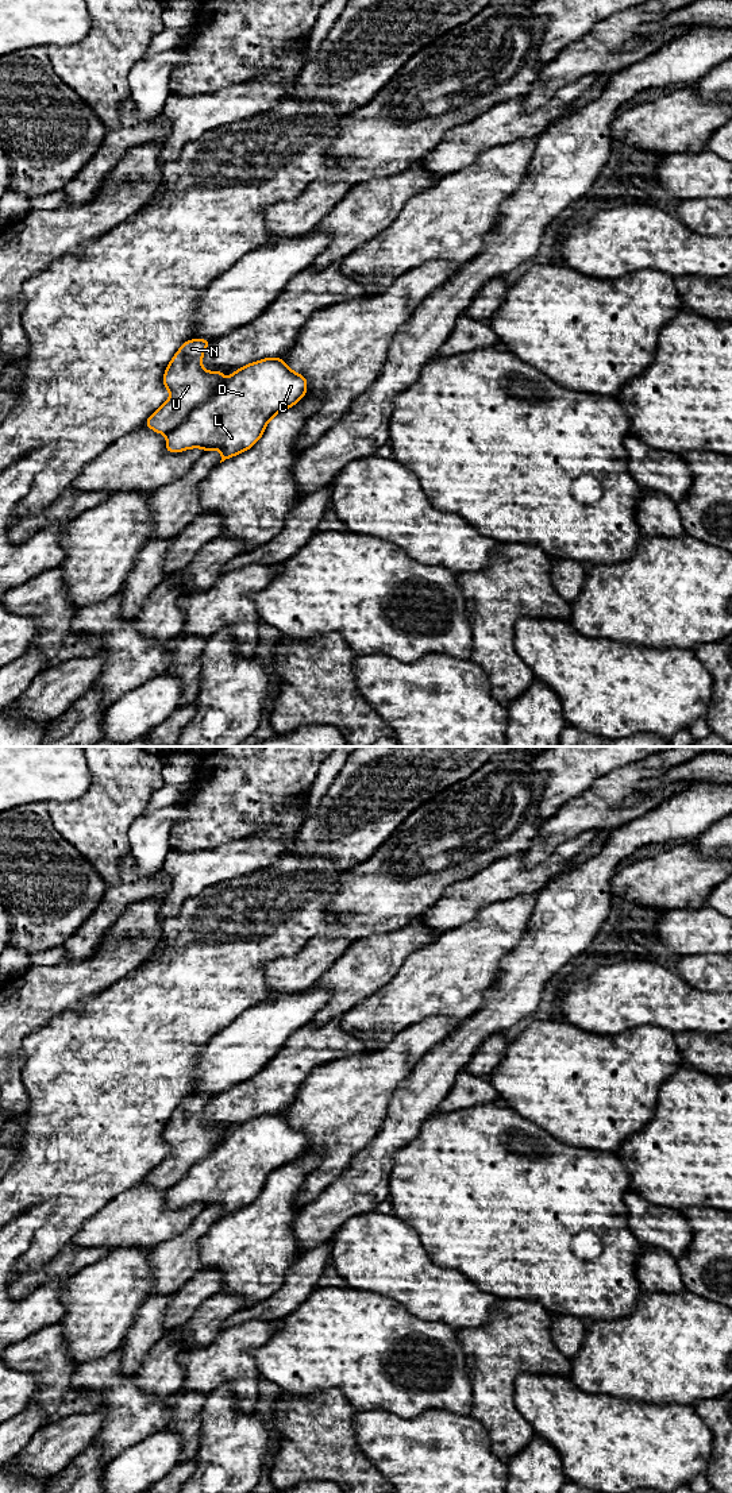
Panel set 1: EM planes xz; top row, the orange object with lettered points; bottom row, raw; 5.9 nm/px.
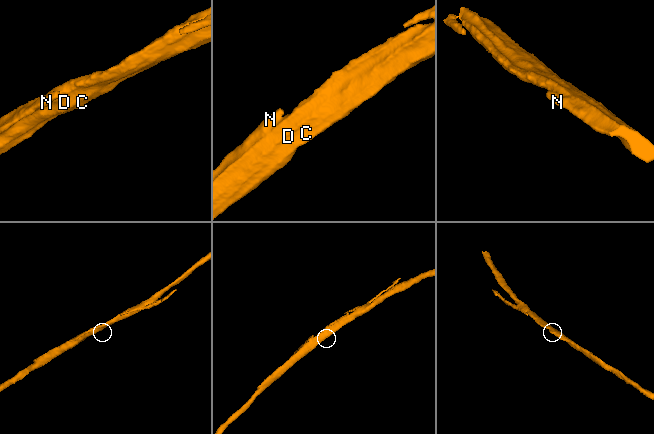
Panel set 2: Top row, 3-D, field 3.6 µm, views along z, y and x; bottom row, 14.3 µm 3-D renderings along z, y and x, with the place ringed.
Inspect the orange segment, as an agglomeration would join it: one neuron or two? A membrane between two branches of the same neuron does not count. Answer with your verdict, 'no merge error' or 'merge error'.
merge error

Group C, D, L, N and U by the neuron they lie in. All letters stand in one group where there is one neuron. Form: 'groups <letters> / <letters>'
groups C D L / N U

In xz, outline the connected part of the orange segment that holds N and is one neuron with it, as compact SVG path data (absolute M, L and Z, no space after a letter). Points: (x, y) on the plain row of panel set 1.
M186 1096L167 1120L162 1138L170 1154L145 1178L154 1188L172 1188L221 1141L223 1127L203 1126L203 1110L209 1099Z

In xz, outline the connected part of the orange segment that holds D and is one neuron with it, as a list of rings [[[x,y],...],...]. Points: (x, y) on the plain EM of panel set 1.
[[[265,1114],[249,1119],[232,1129],[217,1145],[207,1153],[177,1184],[166,1191],[166,1207],[181,1208],[189,1204],[204,1207],[217,1205],[221,1218],[232,1214],[253,1201],[263,1191],[267,1178],[296,1161],[307,1149],[307,1135],[281,1114]]]

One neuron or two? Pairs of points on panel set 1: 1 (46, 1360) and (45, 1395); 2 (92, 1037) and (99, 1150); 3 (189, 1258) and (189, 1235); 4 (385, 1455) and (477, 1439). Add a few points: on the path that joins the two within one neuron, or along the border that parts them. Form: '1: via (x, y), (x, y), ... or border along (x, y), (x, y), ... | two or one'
1: via (46, 1368), (46, 1387) | one
2: via (92, 1065), (92, 1073), (97, 1079), (97, 1122) | one
3: via (189, 1253), (189, 1241) | one
4: via (408, 1455), (449, 1455), (454, 1450) | one

